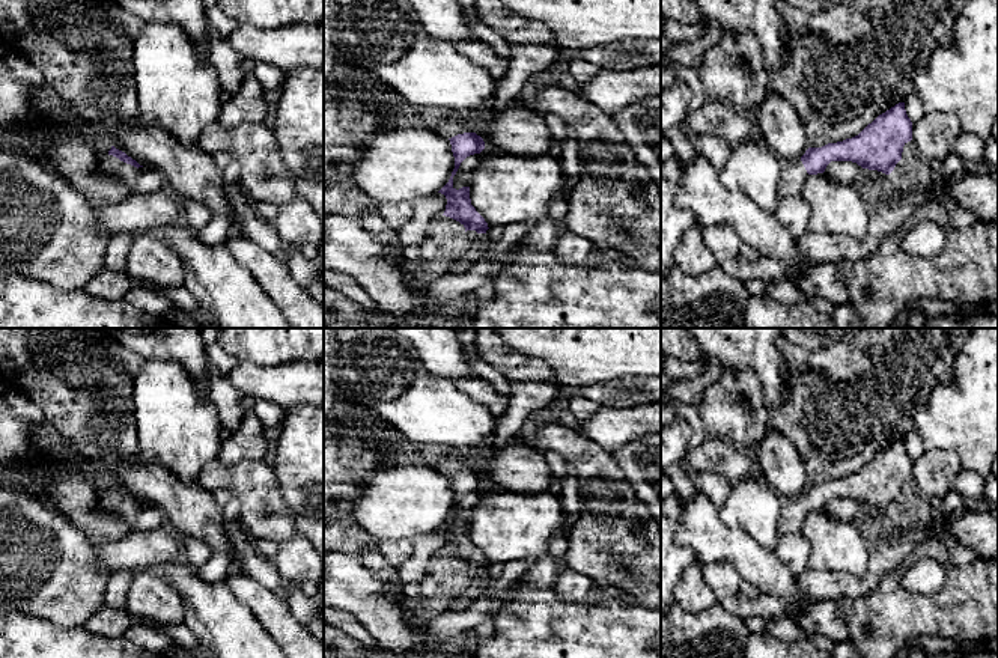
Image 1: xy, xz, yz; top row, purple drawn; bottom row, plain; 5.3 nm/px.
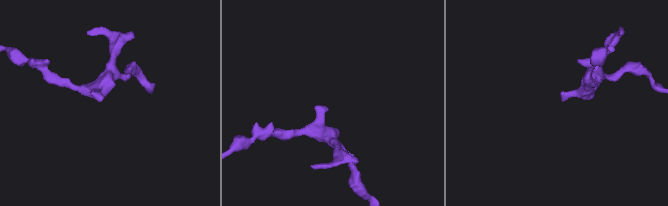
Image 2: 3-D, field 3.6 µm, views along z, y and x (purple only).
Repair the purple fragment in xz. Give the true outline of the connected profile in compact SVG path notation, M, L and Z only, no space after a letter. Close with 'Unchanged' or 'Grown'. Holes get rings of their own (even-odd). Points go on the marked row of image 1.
M449 111L435 129L441 137L450 140L452 152L455 157L455 169L449 182L438 191L446 196L447 205L443 215L459 221L467 230L486 233L488 223L471 205L470 187L456 190L453 187L453 176L456 175L461 163L474 154L485 149L485 142L474 133L473 114L467 111Z. Grown

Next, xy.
M111 146L107 155L101 158L101 170L119 181L122 181L131 193L135 191L135 182L143 170L135 160L125 152Z. Grown

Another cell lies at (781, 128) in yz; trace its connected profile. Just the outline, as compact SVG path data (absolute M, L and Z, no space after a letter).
M771 89L757 110L763 143L783 161L801 158L808 149L807 133L795 107Z

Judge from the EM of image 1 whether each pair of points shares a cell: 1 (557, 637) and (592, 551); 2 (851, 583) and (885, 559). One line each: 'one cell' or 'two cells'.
1: two cells
2: one cell

